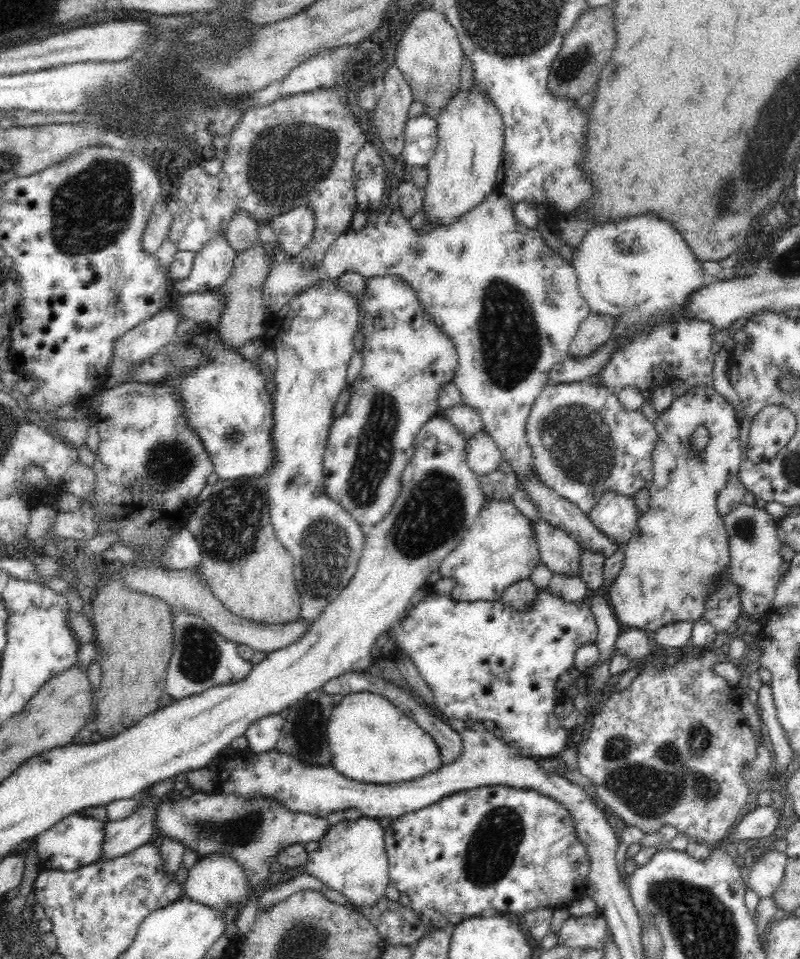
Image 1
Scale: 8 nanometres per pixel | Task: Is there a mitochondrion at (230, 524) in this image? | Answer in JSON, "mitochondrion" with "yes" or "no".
{"mitochondrion":"yes"}

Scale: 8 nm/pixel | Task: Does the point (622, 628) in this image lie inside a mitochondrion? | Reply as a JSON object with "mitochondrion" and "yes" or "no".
{"mitochondrion":"no"}

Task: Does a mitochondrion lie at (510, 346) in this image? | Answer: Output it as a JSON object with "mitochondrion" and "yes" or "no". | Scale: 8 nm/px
{"mitochondrion":"yes"}

